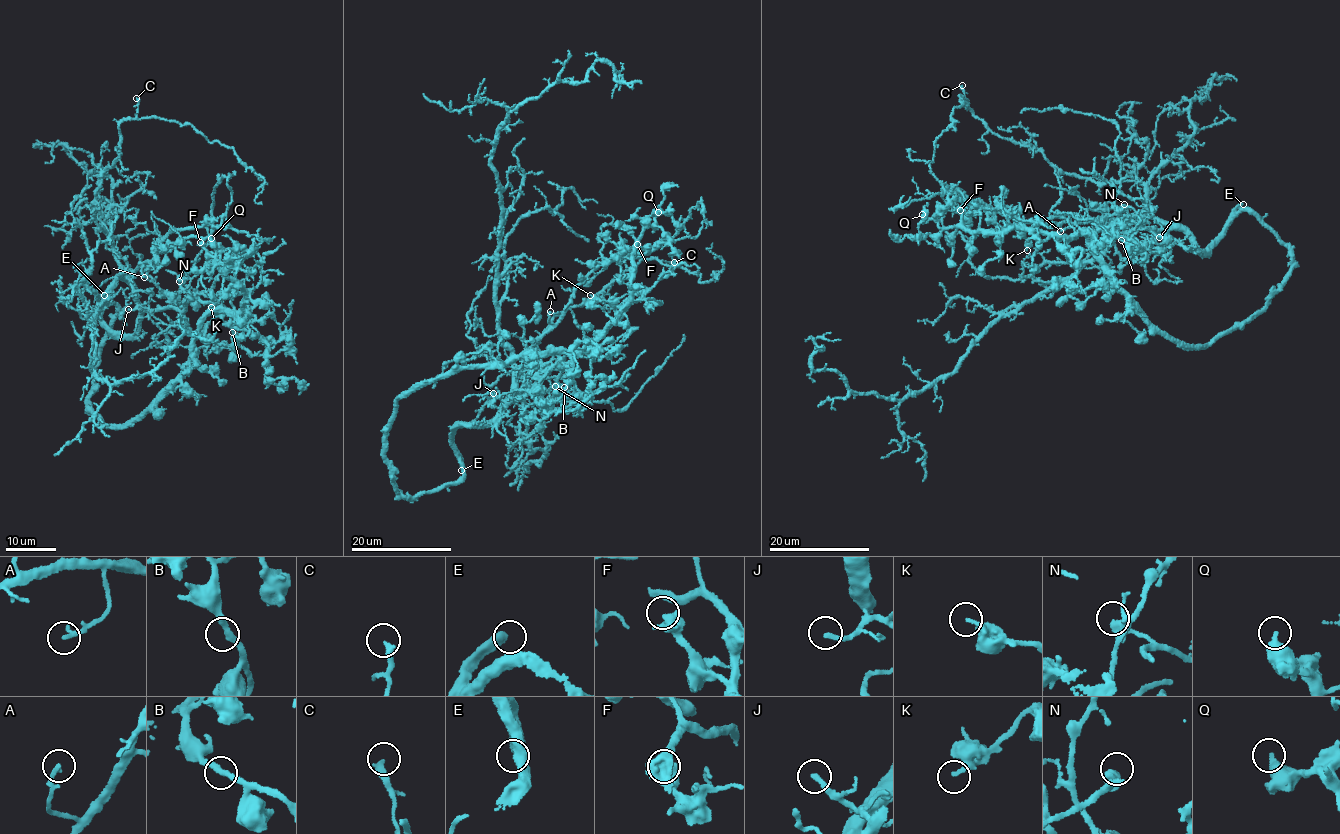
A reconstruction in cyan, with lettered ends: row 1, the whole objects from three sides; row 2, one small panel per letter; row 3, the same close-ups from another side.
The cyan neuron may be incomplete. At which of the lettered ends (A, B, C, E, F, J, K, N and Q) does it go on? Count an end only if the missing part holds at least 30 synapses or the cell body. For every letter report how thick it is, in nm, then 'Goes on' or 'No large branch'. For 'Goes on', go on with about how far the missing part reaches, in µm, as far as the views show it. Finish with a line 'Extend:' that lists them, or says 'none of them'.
A: Thickness 240 nm. No large branch
B: Thickness 280 nm. No large branch
C: Thickness 320 nm. No large branch
E: Thickness 420 nm. Goes on. Missing length about 80 µm
F: Thickness 550 nm. No large branch
J: Thickness 220 nm. Goes on. Missing length about 10 µm
K: Thickness 280 nm. No large branch
N: Thickness 440 nm. No large branch
Q: Thickness 500 nm. No large branch
Extend: E, J

